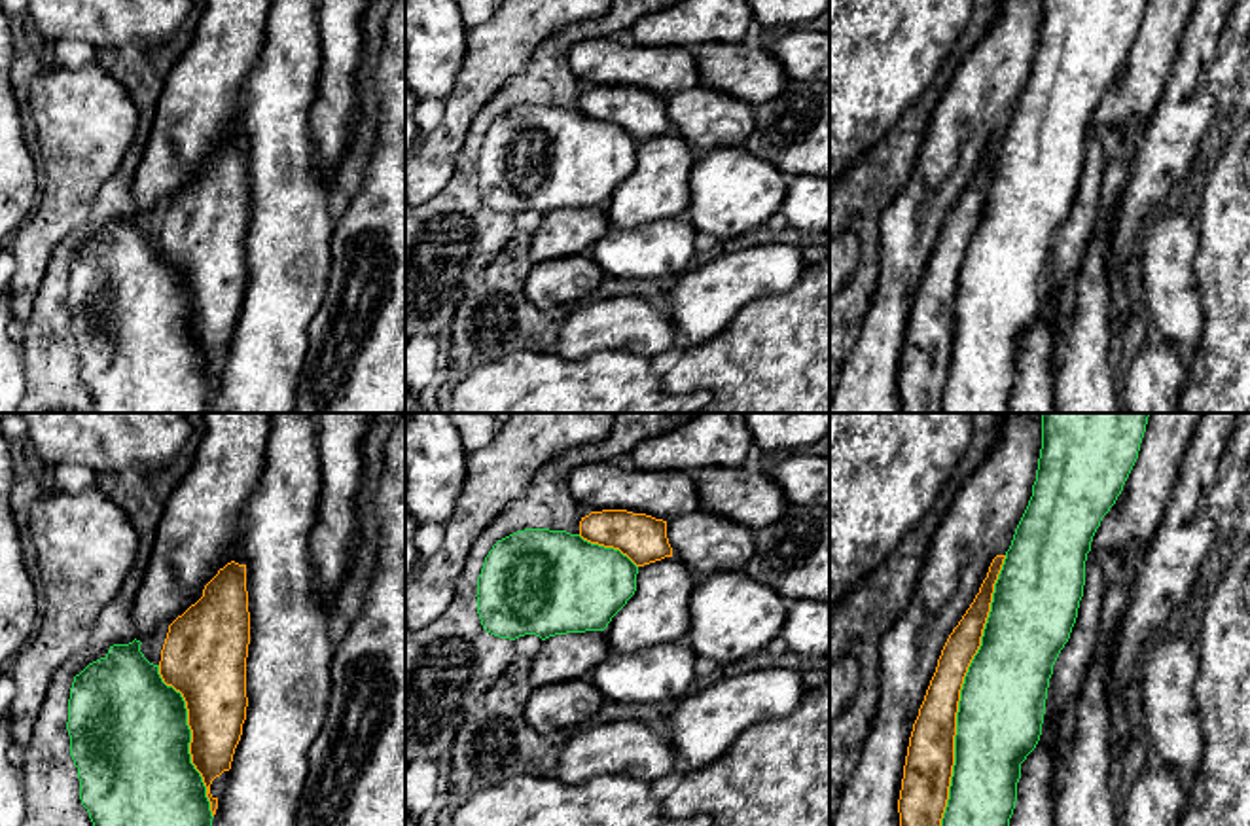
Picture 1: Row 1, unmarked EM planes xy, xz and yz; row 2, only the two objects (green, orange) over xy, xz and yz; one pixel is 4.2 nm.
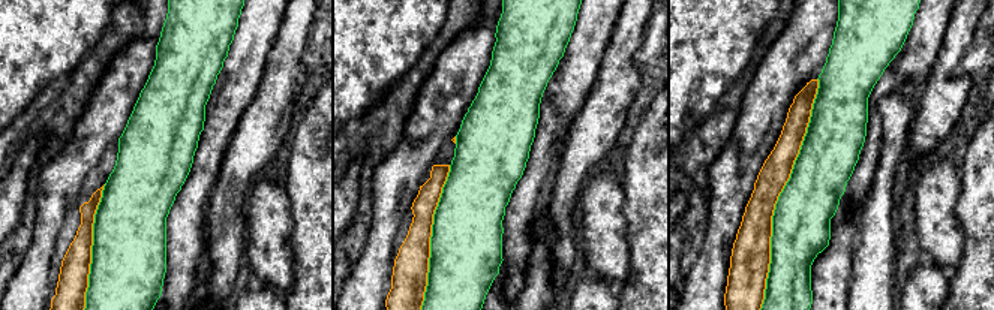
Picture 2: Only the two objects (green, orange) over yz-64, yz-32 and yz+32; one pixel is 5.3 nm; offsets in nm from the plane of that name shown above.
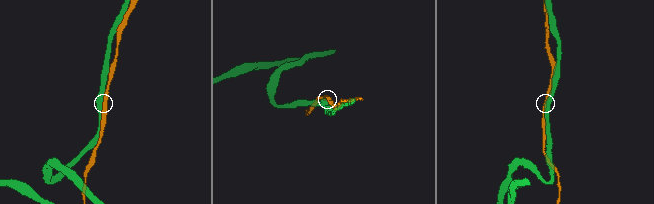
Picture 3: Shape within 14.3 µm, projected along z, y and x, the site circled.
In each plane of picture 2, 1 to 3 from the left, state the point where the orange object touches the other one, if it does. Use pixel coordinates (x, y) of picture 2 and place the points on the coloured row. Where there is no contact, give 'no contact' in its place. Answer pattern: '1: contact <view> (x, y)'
1: contact yz-64 (92, 247)
2: contact yz-32 (431, 237)
3: contact yz+32 (780, 193)

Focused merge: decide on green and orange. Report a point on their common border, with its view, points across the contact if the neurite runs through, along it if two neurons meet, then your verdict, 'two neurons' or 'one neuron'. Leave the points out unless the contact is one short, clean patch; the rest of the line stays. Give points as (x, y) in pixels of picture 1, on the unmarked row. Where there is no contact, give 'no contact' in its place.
contact yz (961, 271); two neurons

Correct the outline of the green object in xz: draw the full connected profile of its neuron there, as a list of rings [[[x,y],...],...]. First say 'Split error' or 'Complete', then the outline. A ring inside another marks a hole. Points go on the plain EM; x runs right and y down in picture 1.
Complete. [[[525,104],[485,133],[477,189],[487,208],[509,216],[604,206],[634,171],[636,150],[619,125],[566,106]]]

